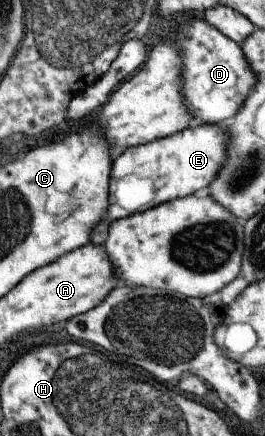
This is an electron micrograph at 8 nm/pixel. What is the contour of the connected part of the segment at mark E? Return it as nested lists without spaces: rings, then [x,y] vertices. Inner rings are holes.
[[[194,123],[183,131],[175,132],[173,135],[156,139],[135,147],[128,147],[114,155],[107,198],[107,211],[100,224],[95,226],[90,233],[89,243],[101,245],[106,238],[107,226],[116,219],[133,215],[155,207],[160,203],[182,198],[208,186],[211,180],[218,174],[219,168],[226,158],[226,147],[228,146],[228,135],[224,124],[201,124]]]

